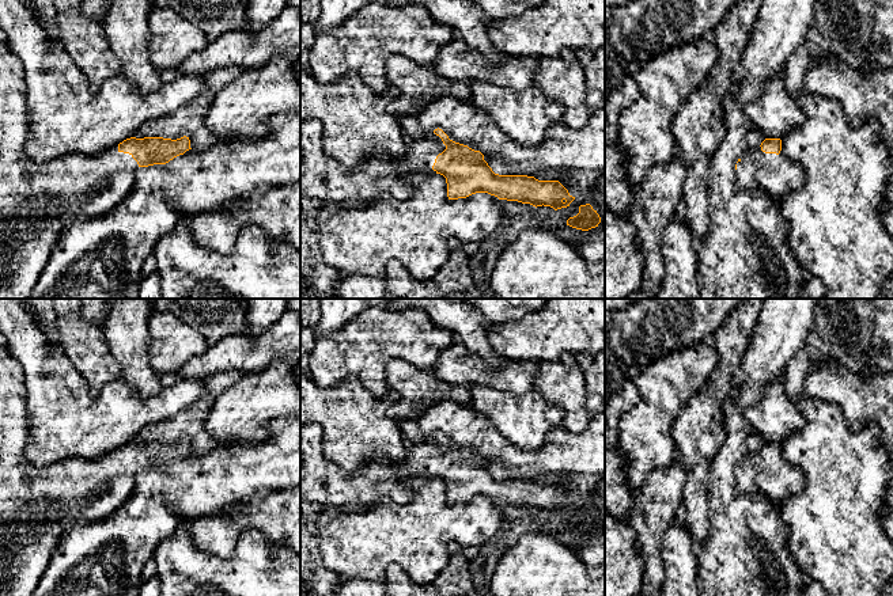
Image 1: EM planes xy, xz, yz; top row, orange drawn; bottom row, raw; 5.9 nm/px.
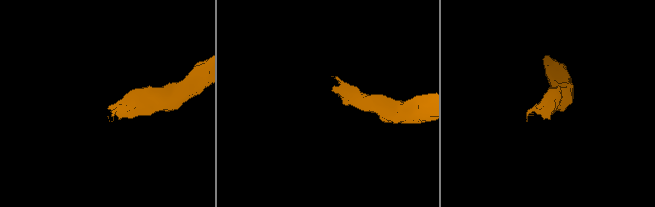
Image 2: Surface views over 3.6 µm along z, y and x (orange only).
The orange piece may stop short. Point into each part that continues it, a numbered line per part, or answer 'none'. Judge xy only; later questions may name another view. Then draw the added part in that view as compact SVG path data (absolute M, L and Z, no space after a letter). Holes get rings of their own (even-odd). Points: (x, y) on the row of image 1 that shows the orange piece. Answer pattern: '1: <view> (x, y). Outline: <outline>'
1: xy (38, 201). Outline: M0 31L0 299L29 299L41 273L49 262L50 254L60 235L76 220L103 216L117 206L135 185L135 172L139 168L137 162L129 153L118 151L118 145L107 148L97 155L68 153L60 157L49 159L38 163L29 157L24 152L24 144L29 138L29 99L24 80L24 71L20 61L8 49L7 39Z

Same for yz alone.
1: yz (775, 174). Outline: M761 147L749 148L737 163L735 182L739 189L761 189L775 201L788 190L803 185L802 166L790 160L783 151L765 153Z

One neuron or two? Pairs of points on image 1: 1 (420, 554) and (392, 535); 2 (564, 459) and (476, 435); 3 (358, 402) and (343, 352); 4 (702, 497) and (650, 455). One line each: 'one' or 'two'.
1: one
2: one
3: two
4: two

